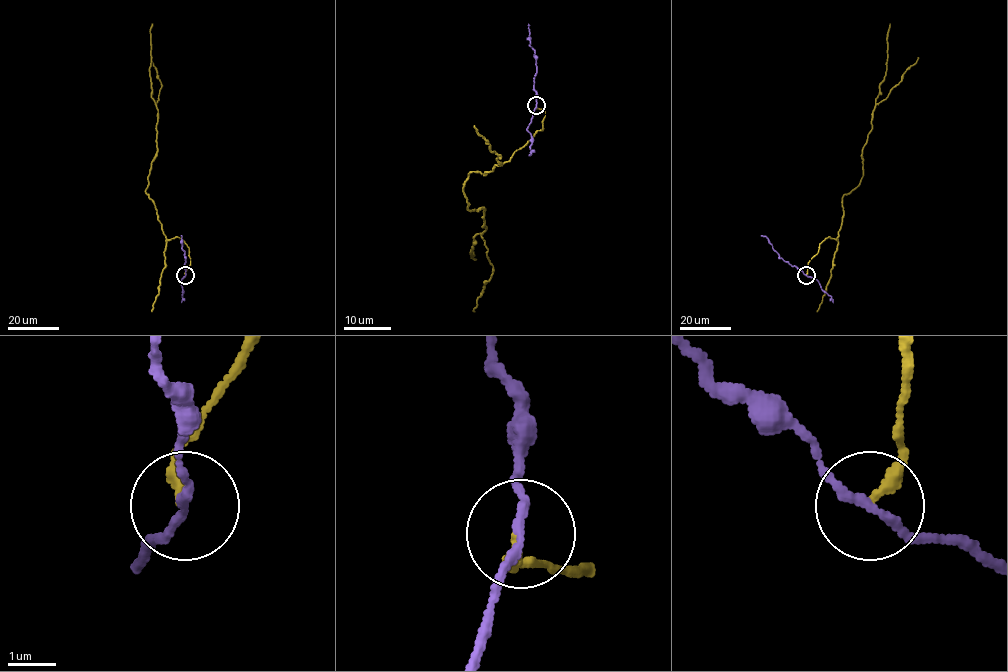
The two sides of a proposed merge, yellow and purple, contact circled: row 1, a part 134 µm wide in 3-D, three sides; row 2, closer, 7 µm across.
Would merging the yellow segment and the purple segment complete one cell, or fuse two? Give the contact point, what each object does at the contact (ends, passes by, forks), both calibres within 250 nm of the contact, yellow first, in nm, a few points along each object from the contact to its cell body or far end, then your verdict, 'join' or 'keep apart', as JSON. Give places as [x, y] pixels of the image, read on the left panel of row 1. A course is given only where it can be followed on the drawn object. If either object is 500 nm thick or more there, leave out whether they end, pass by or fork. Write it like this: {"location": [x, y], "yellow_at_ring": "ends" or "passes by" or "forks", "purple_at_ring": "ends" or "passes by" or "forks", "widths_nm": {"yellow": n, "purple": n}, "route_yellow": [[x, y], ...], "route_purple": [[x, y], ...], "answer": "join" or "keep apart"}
{"location": [185, 275], "yellow_at_ring": "ends", "purple_at_ring": "passes by", "widths_nm": {"yellow": 220, "purple": 180}, "route_yellow": [[186, 275], [189, 247], [178, 237], [168, 239], [146, 189], [157, 150], [158, 109], [149, 75], [153, 24]], "route_purple": [[186, 275], [181, 235]], "answer": "keep apart"}

